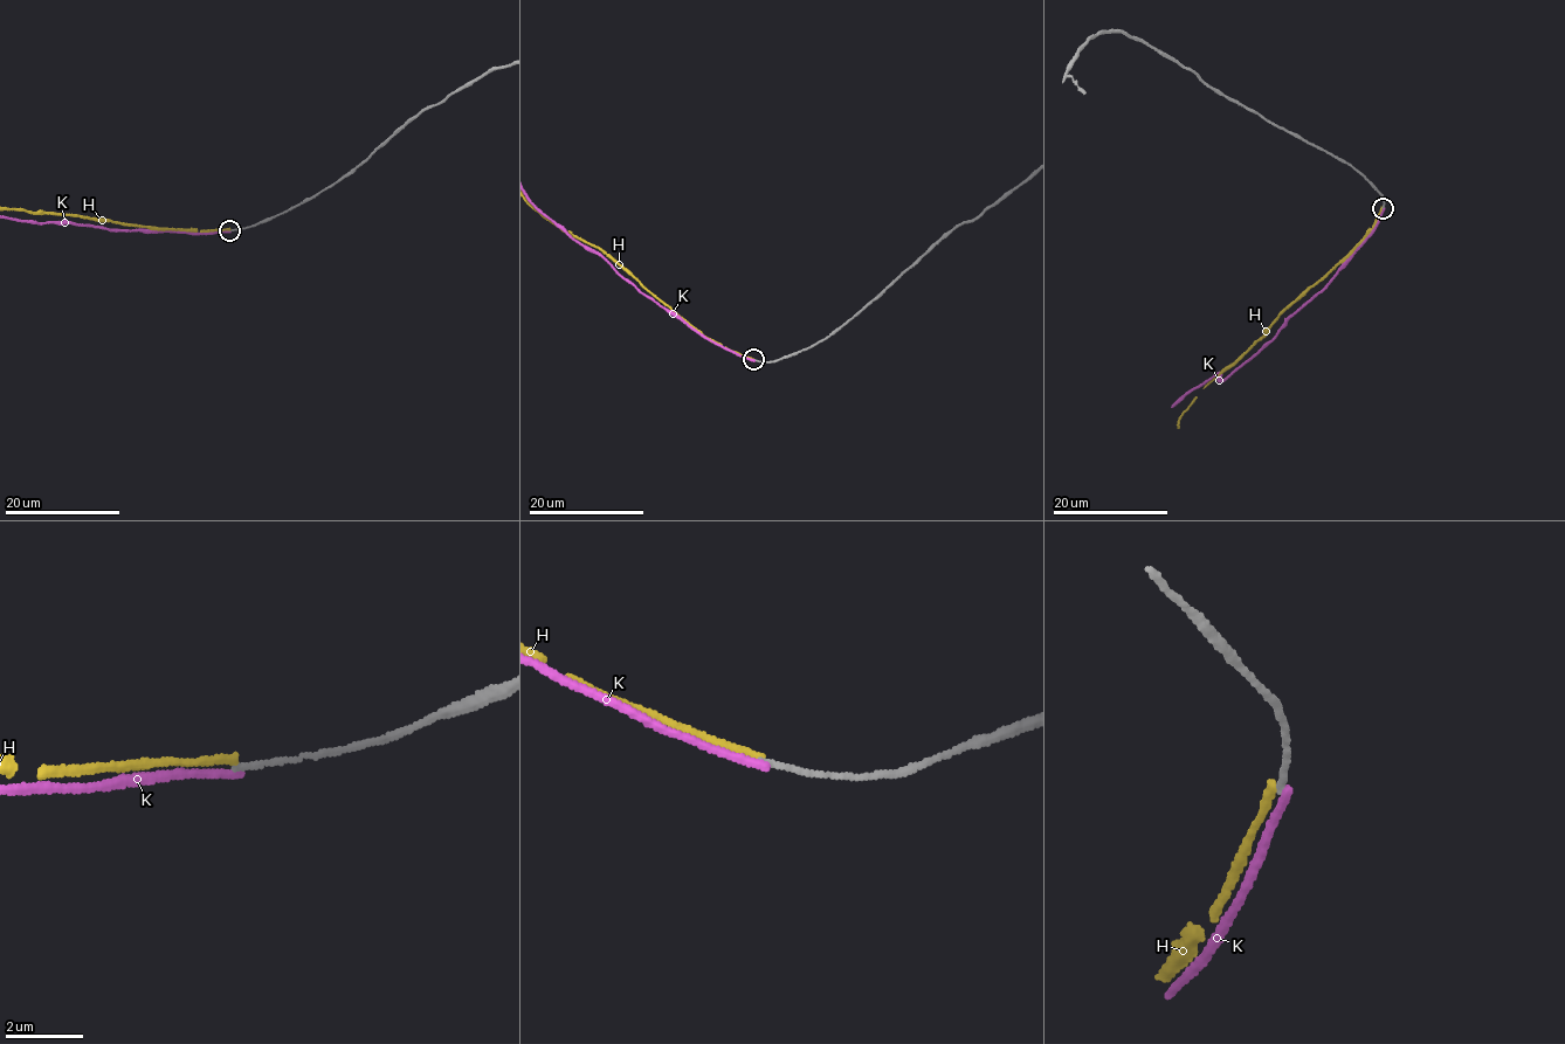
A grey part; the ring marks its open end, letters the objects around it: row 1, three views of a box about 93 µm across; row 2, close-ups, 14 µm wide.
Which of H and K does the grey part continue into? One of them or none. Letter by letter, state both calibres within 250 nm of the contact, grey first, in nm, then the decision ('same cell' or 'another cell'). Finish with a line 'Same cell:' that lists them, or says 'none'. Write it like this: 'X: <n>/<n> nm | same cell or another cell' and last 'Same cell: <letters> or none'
H: 150/180 nm | another cell
K: 150/240 nm | another cell
Same cell: none

